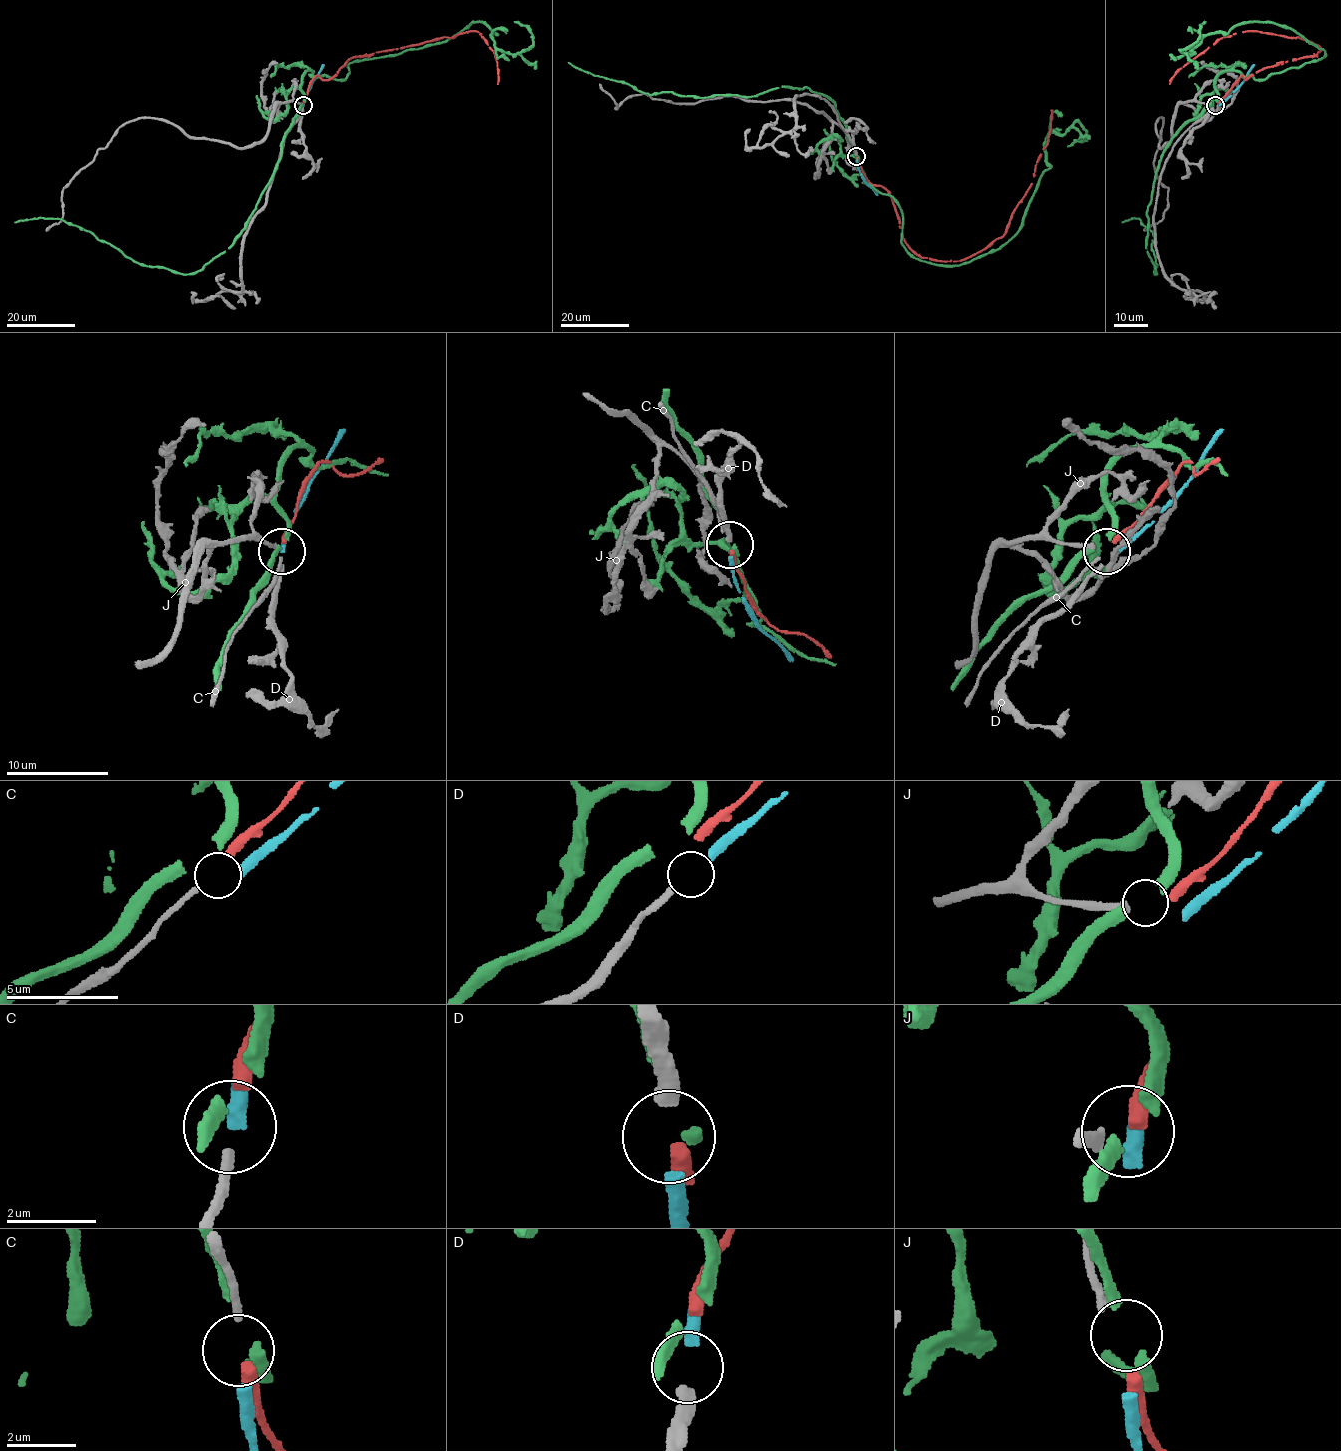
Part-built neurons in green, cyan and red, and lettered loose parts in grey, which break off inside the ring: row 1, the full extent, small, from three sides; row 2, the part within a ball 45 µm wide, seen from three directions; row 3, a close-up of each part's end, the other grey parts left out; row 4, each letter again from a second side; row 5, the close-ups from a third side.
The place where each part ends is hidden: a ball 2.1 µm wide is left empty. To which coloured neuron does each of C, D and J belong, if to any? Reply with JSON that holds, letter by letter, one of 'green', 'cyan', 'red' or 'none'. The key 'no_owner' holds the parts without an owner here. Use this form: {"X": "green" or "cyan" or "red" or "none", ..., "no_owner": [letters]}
{"C": "red", "D": "cyan", "J": "none", "no_owner": ["J"]}

